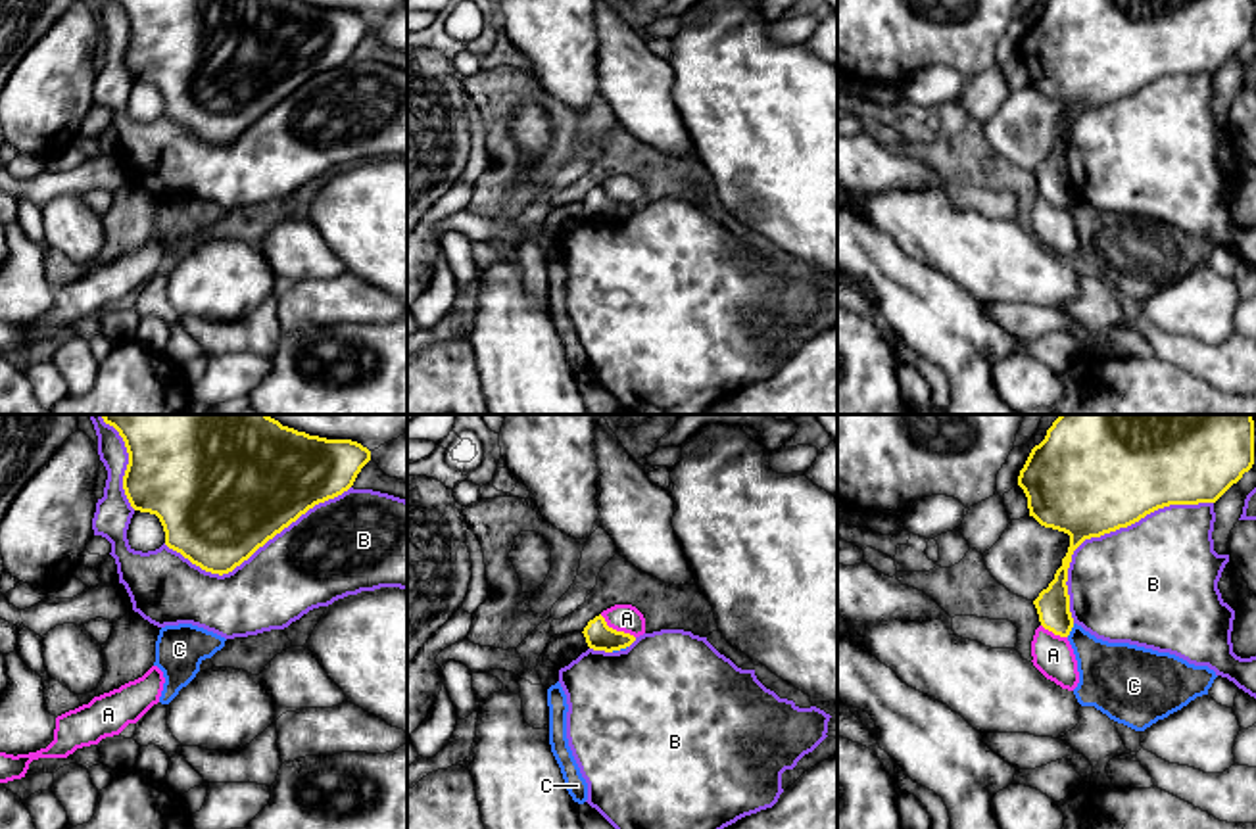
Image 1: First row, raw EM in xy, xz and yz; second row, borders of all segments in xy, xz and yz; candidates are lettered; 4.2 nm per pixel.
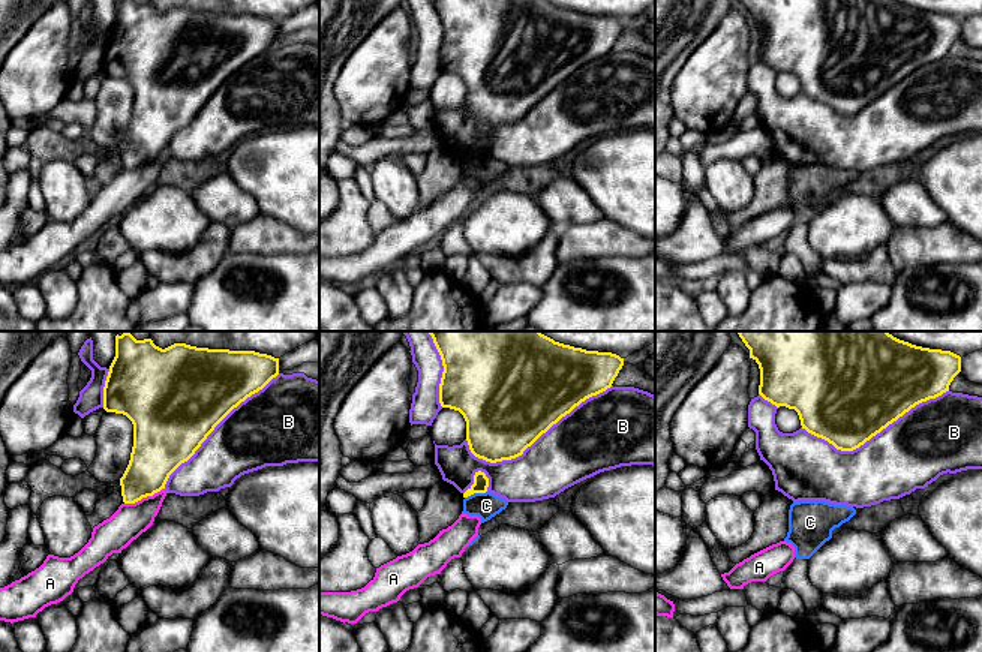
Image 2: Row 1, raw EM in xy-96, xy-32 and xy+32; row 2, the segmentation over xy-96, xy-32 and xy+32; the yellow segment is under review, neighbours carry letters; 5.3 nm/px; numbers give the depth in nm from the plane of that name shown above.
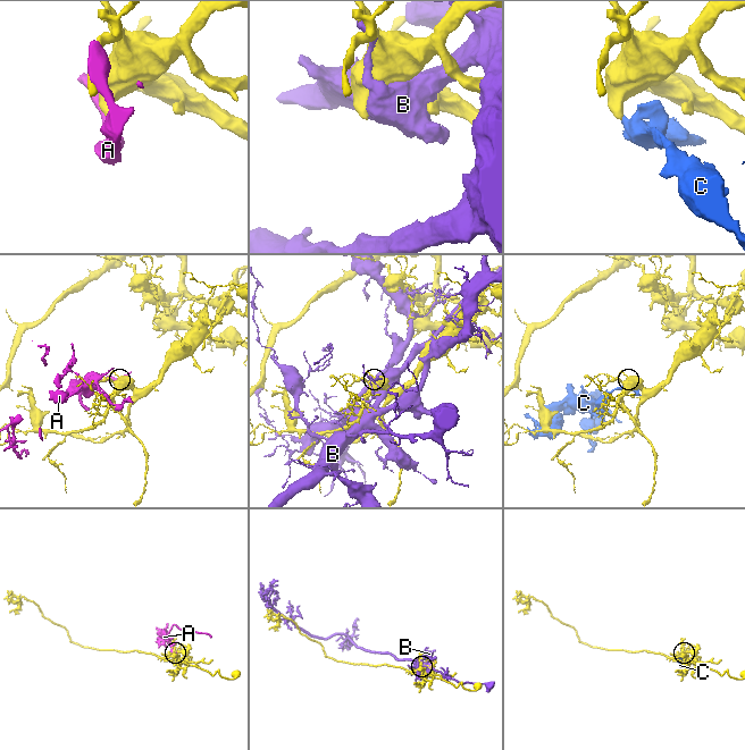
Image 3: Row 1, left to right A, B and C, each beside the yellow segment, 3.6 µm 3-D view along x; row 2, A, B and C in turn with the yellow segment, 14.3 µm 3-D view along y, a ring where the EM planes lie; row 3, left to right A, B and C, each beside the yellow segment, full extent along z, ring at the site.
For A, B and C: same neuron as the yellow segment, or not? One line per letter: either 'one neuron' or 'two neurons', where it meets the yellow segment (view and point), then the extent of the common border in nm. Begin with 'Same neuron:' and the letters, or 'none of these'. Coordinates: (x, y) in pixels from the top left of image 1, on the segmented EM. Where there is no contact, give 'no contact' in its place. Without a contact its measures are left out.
Same neuron: none of these
A: two neurons; meets yellow in xz at (615, 630); contact 180 nm long
B: two neurons; meets yellow in yz at (1107, 532); contact 750 nm long
C: two neurons; meets yellow in yz at (1070, 630); contact 70 nm long

